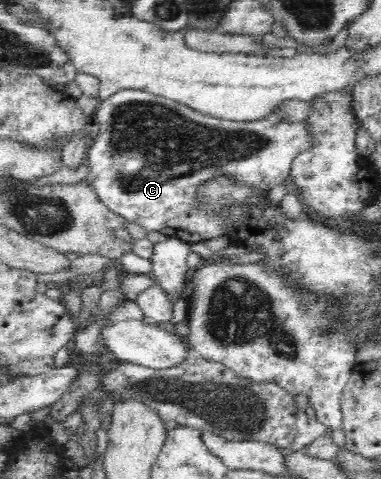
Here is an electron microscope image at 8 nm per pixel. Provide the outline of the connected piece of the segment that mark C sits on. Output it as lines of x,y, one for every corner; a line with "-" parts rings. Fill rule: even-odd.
127,89
120,90
115,94
109,95
106,99
102,98
95,110
97,119
99,121
98,133
94,143
90,146
87,152
86,162
89,163
89,176
85,181
89,181
93,185
93,190
97,191
97,195
101,202
105,204
112,212
119,214
121,217
126,218
128,222
135,222
147,231
157,230
170,237
179,238
188,243
197,243
210,238
217,238
218,236
227,235
229,230
237,222
245,220
246,217
252,216
254,210
253,206
257,206
257,201
267,196
267,192
275,186
283,182
289,181
290,172
292,169
292,160
305,148
310,145
310,137
306,131
306,123
304,122
276,122
271,119
257,120
255,122
233,122
231,120
221,120
213,118
212,116
197,112
190,109
188,106
169,100
167,98
155,96
144,90
-
225,177
229,178
235,186
246,186
256,192
256,198
253,202
249,202
249,198
244,201
229,201
225,210
209,210
208,204
205,203
204,198
200,198
201,186
206,186
213,178

